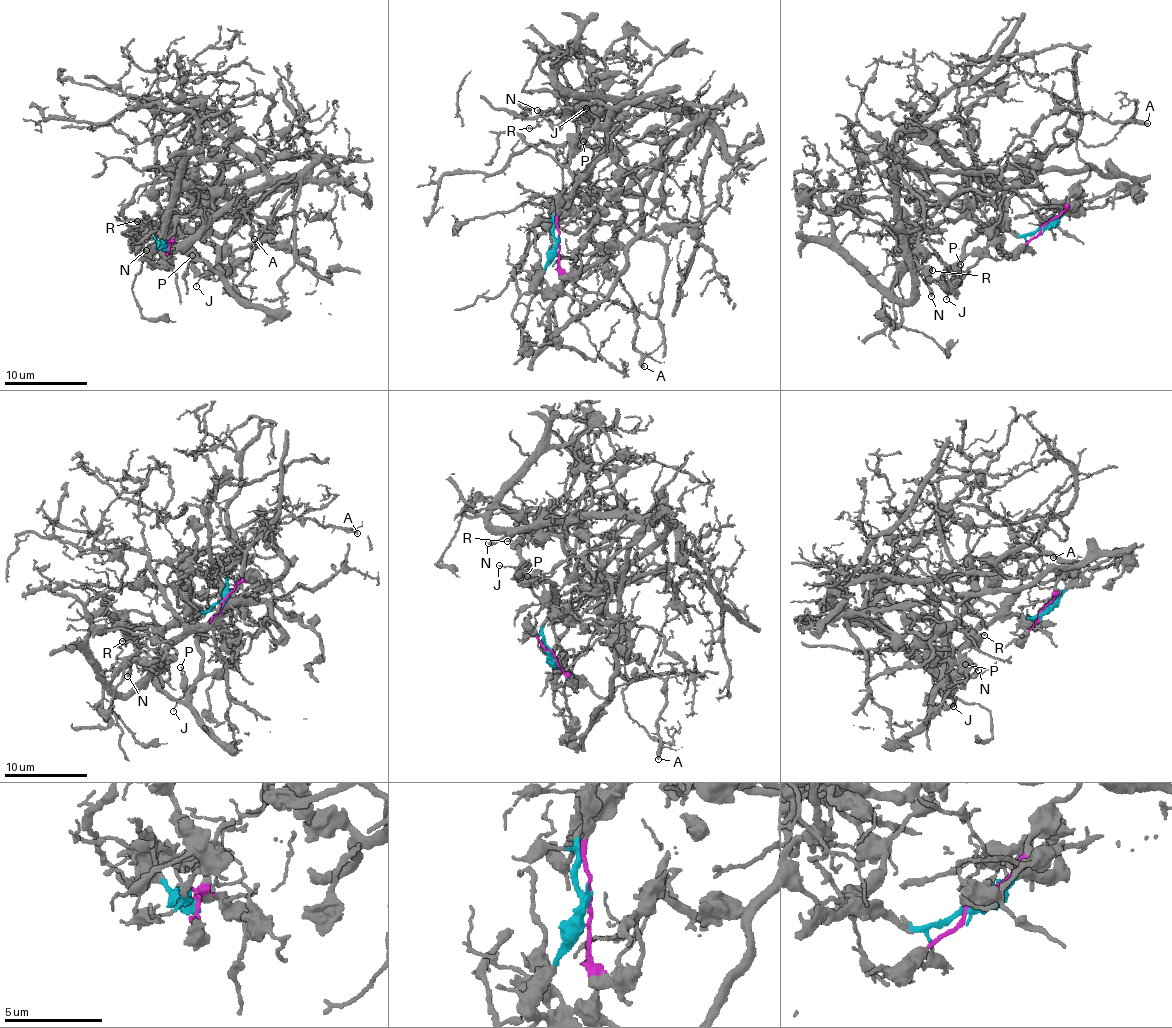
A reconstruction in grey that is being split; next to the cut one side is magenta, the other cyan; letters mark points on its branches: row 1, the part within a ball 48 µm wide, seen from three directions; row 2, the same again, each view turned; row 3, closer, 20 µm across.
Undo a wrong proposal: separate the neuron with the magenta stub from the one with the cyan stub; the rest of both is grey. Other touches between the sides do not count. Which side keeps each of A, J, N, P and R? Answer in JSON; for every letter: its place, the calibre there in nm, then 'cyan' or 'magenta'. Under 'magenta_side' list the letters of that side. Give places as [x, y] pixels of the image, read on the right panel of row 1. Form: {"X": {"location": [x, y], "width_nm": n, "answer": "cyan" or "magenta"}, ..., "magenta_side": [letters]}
{"A": {"location": [1147, 123], "width_nm": 280, "answer": "magenta"}, "J": {"location": [946, 299], "width_nm": 90, "answer": "cyan"}, "N": {"location": [931, 296], "width_nm": 320, "answer": "cyan"}, "P": {"location": [960, 264], "width_nm": 130, "answer": "cyan"}, "R": {"location": [932, 270], "width_nm": 130, "answer": "cyan"}, "magenta_side": ["A"]}

